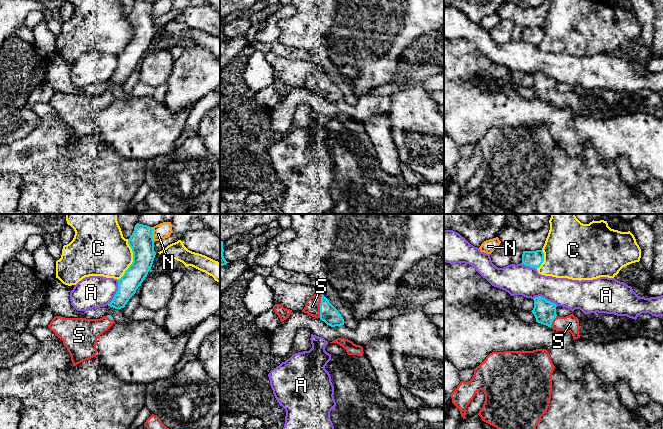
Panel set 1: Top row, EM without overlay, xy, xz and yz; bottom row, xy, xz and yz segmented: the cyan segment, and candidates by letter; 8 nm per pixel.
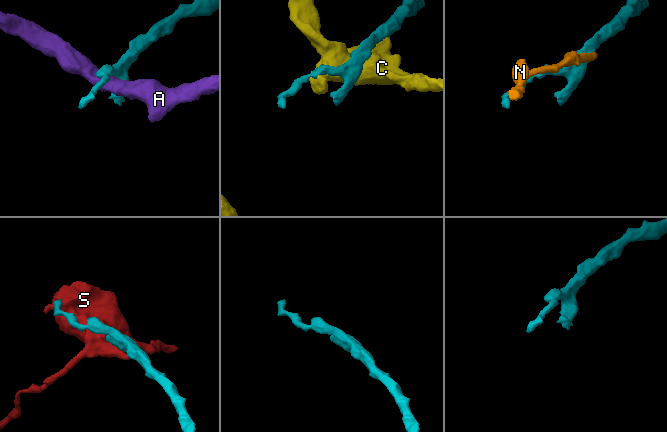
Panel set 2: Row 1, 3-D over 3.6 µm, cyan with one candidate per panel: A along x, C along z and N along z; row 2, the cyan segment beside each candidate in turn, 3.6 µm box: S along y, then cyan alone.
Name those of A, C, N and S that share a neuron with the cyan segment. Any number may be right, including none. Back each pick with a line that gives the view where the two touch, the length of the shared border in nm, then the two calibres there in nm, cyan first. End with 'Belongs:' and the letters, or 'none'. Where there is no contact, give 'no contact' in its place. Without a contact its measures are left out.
S: meets cyan in xz; contact 190 nm long; 150 nm thick on the cyan side, 130 nm on the other
Belongs: S

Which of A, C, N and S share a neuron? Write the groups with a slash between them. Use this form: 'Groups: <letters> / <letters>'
Groups: A / C / N / S

